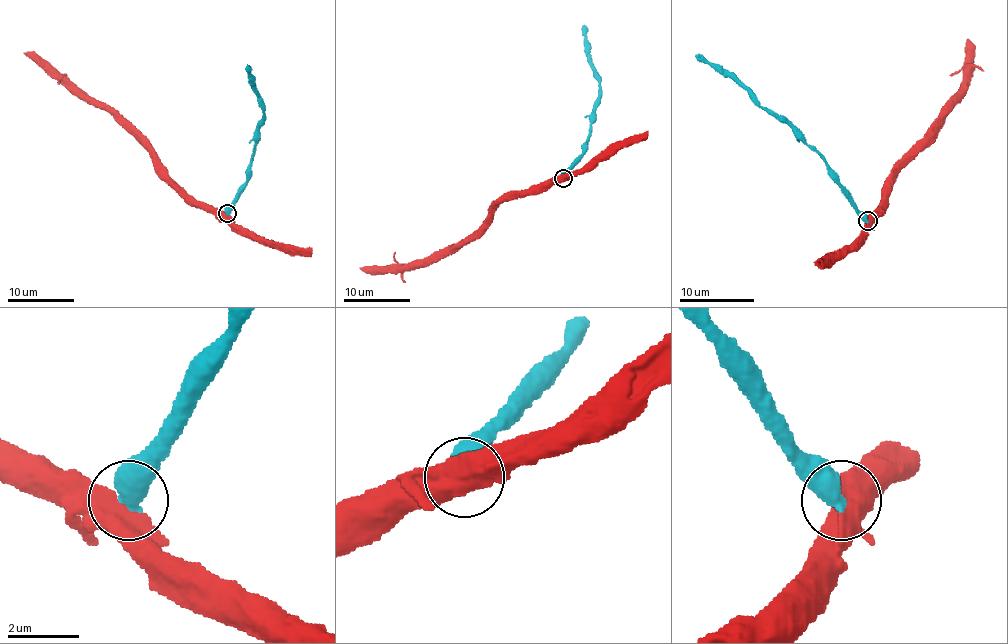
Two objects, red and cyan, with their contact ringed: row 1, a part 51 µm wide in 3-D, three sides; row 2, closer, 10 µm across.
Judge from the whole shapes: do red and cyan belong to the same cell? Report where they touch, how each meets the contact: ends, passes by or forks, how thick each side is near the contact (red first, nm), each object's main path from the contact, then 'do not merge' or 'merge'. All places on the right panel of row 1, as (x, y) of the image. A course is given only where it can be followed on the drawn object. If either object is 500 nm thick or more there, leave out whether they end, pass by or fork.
place (867, 221); calibres 550 and 550 nm; course red (867, 221), (874, 214), (885, 182), (934, 131), (959, 97), (968, 41); course cyan (867, 221), (839, 176), (816, 152), (752, 95), (696, 54); do not merge

